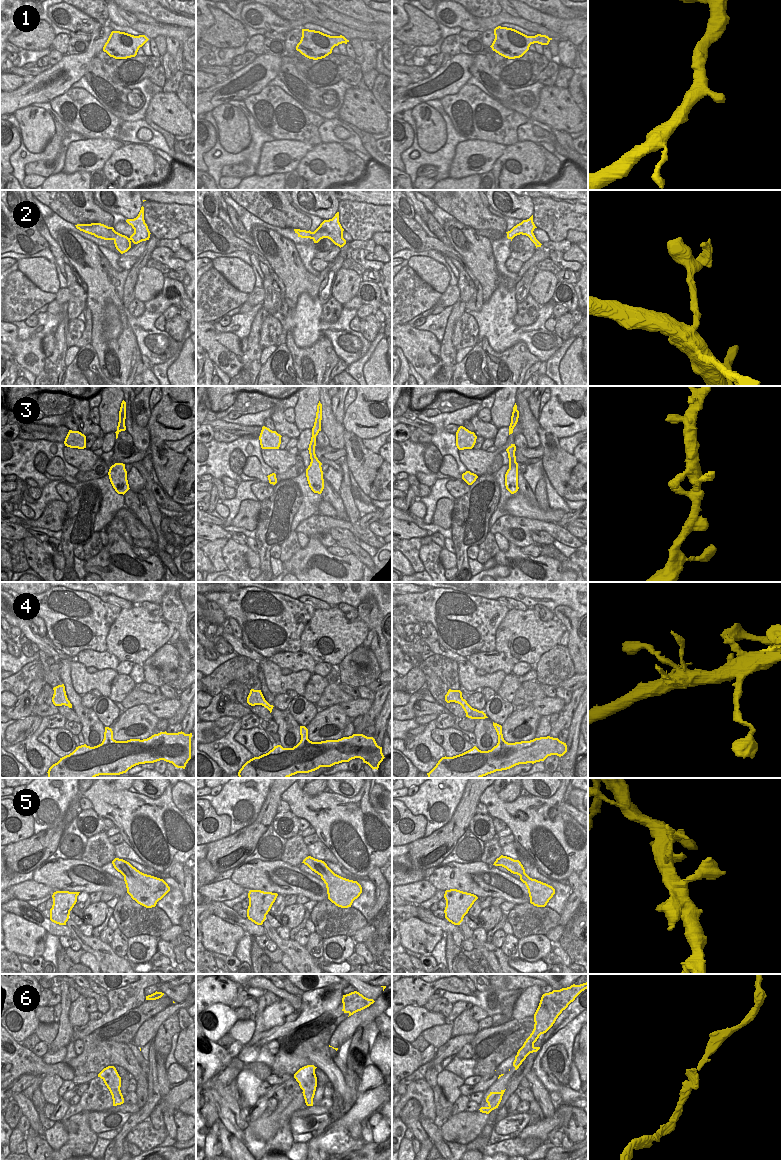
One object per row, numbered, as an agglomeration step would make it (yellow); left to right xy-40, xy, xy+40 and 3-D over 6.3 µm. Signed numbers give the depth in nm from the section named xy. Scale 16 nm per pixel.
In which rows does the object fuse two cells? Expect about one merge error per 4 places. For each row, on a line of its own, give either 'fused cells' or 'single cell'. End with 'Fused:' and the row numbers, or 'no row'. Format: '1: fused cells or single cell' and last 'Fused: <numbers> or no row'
1: single cell
2: single cell
3: single cell
4: single cell
5: single cell
6: fused cells
Fused: 6

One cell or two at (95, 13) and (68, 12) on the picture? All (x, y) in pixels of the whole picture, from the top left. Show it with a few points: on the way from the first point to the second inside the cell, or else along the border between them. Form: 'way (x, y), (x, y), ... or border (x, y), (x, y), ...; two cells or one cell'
border (79, 10), (96, 20); two cells

